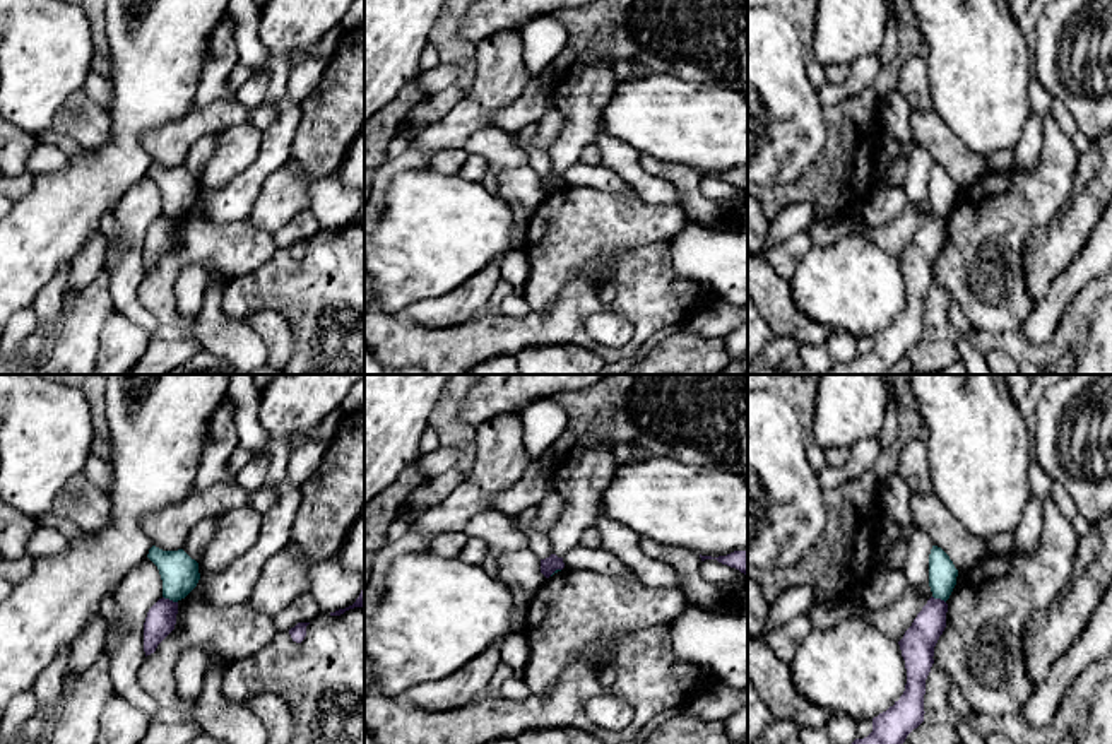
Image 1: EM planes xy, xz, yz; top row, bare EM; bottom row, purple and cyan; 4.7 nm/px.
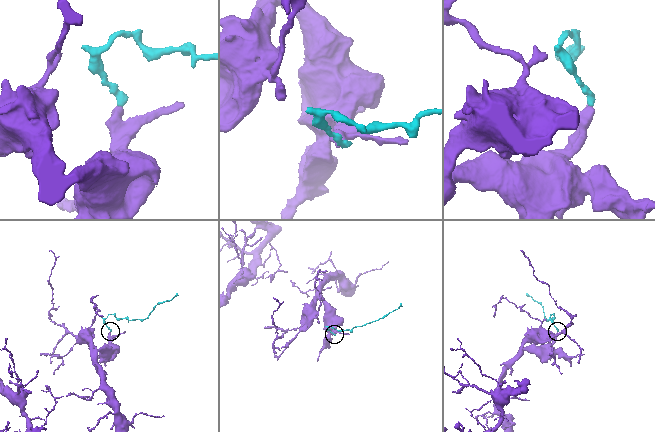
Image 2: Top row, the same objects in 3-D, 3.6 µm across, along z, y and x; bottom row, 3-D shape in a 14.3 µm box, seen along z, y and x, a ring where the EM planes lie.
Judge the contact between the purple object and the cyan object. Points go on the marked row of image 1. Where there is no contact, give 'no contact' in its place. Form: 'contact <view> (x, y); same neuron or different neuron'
contact xy (168, 599); different neuron

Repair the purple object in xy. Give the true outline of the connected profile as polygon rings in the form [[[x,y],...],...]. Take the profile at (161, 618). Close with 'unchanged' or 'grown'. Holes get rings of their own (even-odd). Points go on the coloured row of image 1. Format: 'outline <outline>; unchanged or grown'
outline [[[159,599],[147,612],[144,623],[145,657],[154,653],[157,645],[174,629],[178,602]]]; unchanged

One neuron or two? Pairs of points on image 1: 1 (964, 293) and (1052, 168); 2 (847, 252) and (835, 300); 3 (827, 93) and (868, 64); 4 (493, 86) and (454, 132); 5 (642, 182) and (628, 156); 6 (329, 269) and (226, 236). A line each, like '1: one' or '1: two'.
1: one
2: one
3: one
4: one
5: one
6: two

